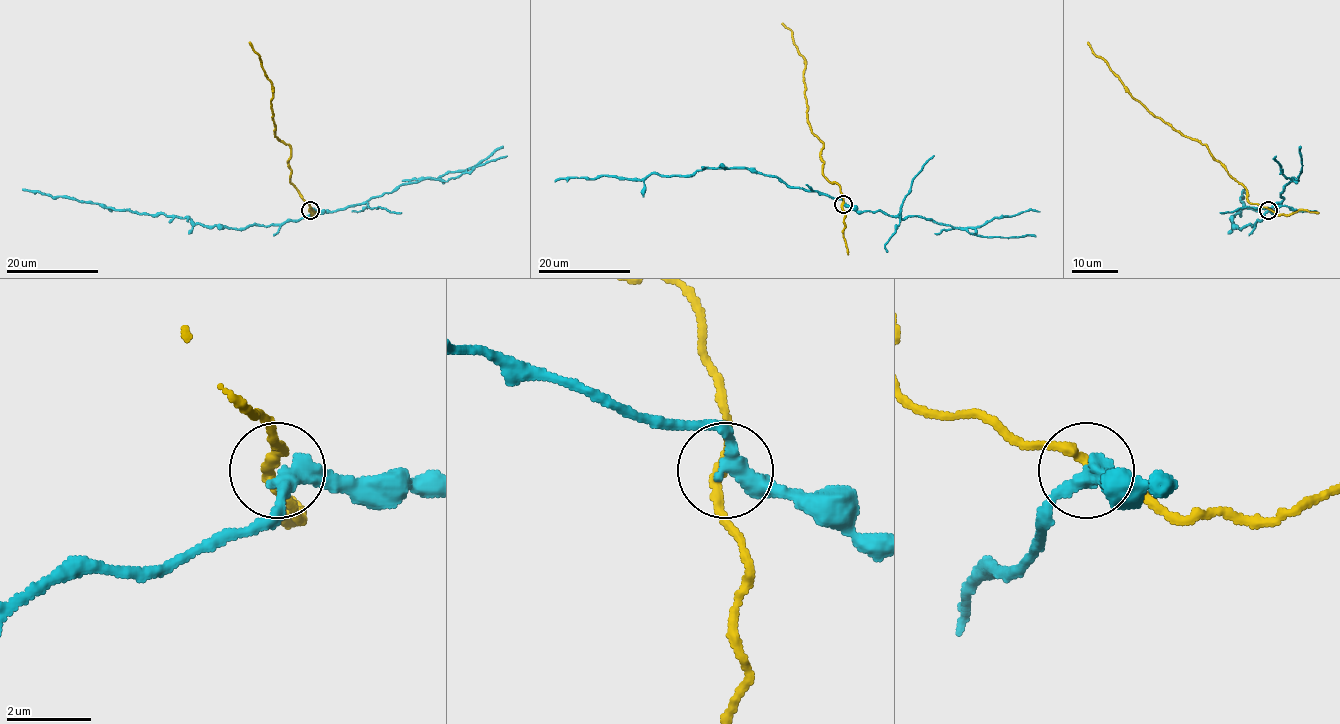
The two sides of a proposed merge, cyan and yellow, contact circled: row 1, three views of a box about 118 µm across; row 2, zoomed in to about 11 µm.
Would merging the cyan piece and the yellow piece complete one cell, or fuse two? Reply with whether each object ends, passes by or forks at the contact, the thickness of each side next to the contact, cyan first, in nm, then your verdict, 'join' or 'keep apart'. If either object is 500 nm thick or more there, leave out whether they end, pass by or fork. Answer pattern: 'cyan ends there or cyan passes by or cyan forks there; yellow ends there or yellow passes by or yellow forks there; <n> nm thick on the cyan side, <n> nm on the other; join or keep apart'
cyan passes by; yellow passes by; 360 nm thick on the cyan side, 240 nm on the other; keep apart

